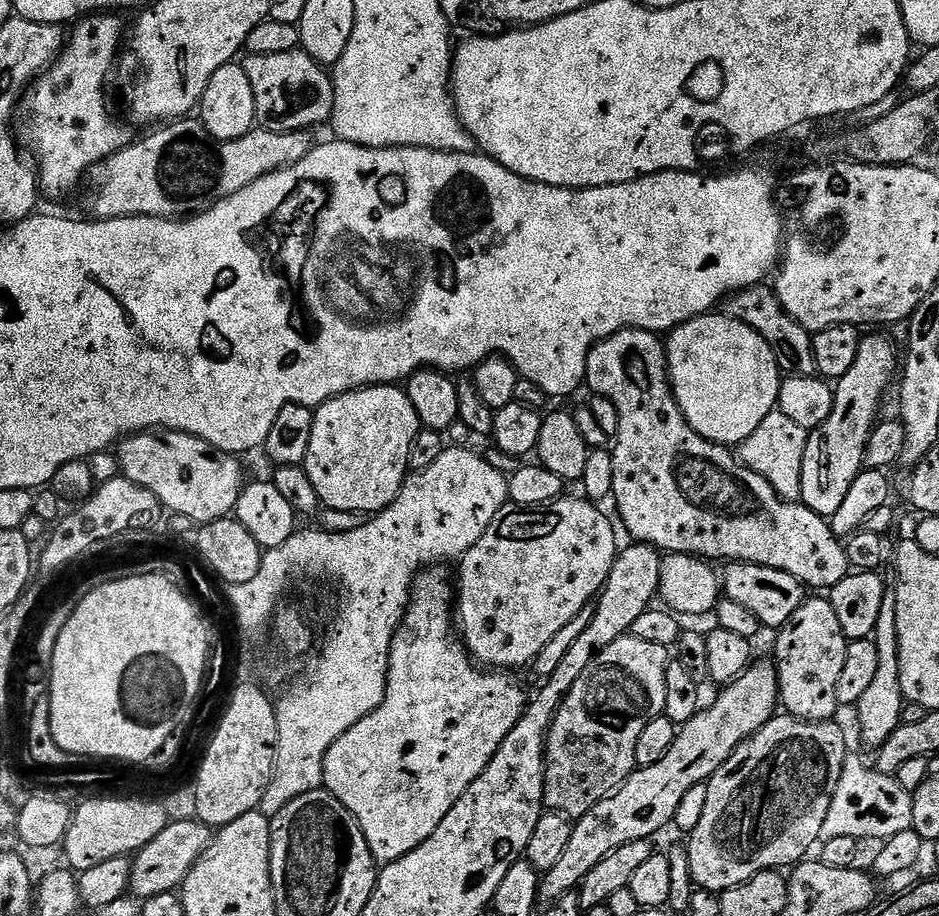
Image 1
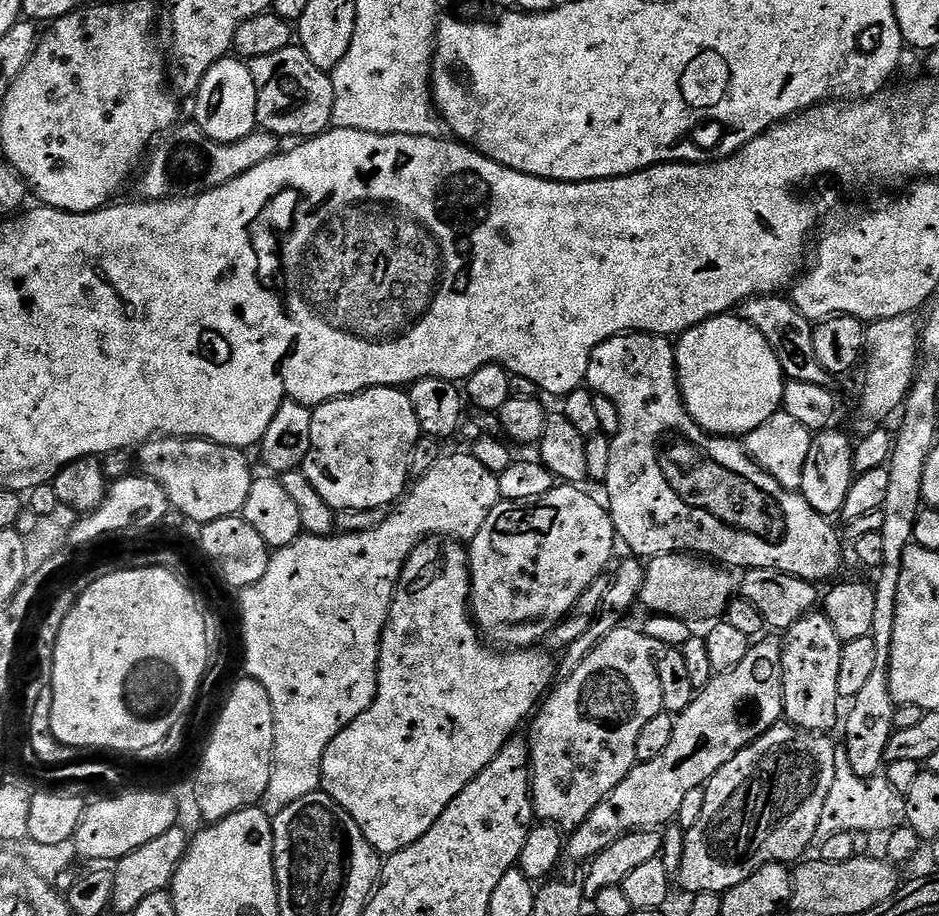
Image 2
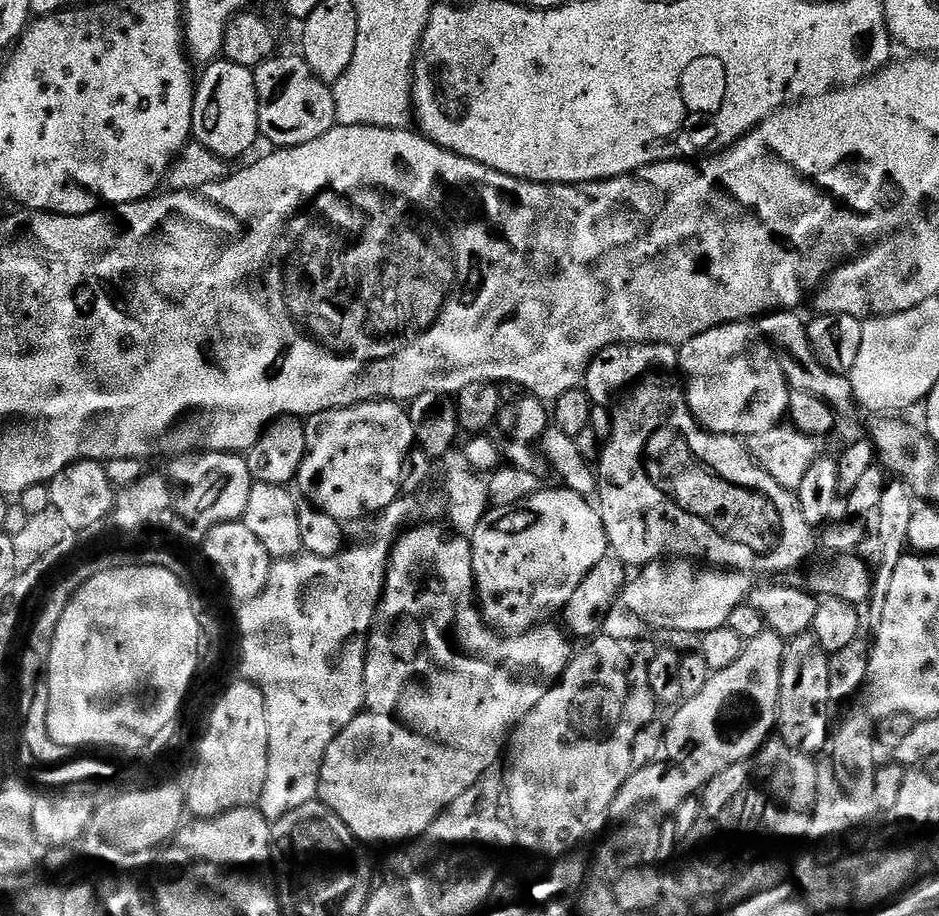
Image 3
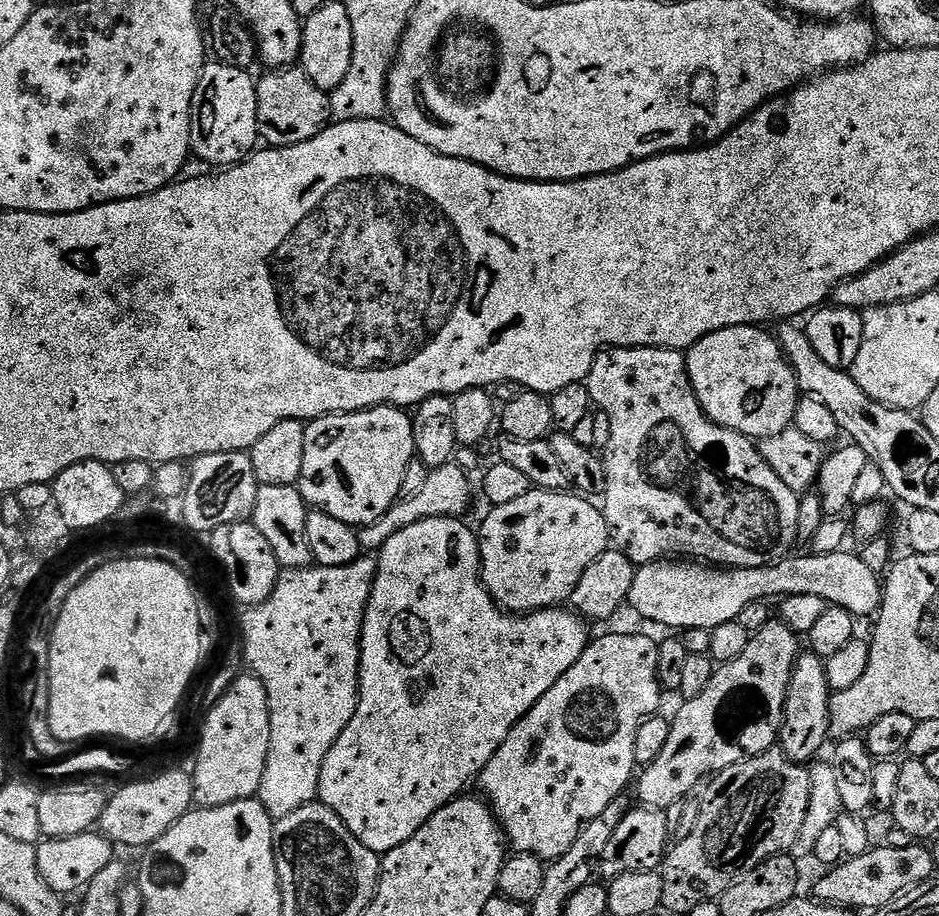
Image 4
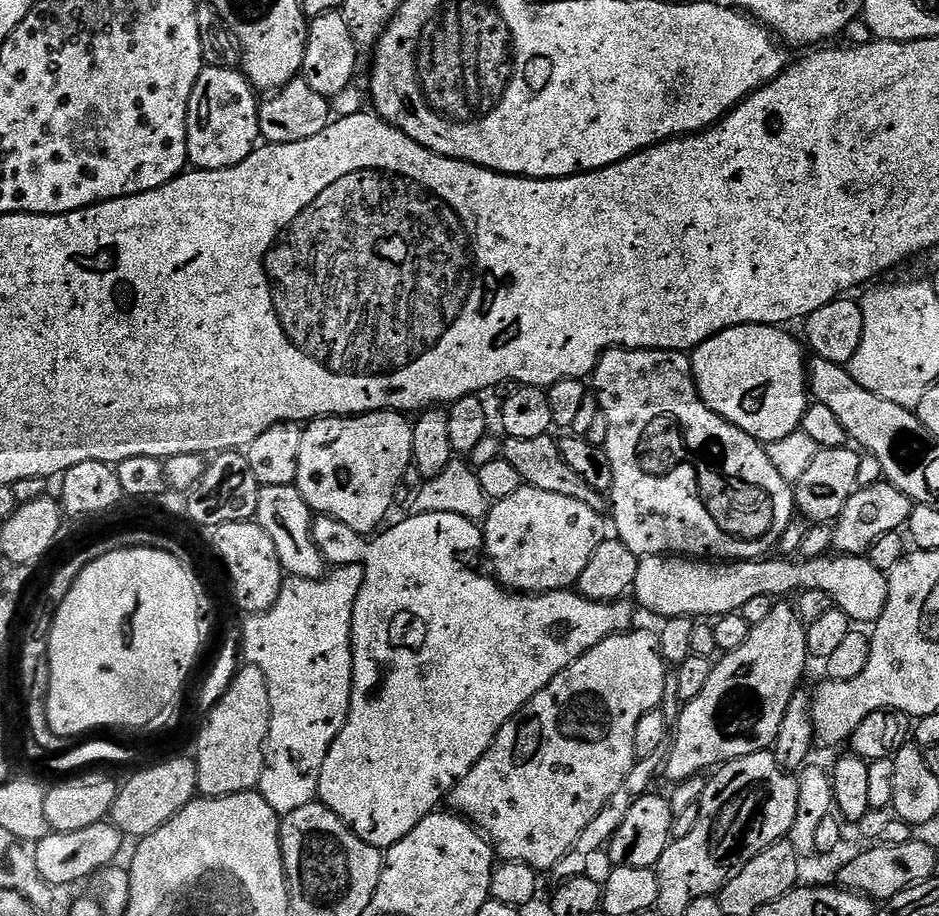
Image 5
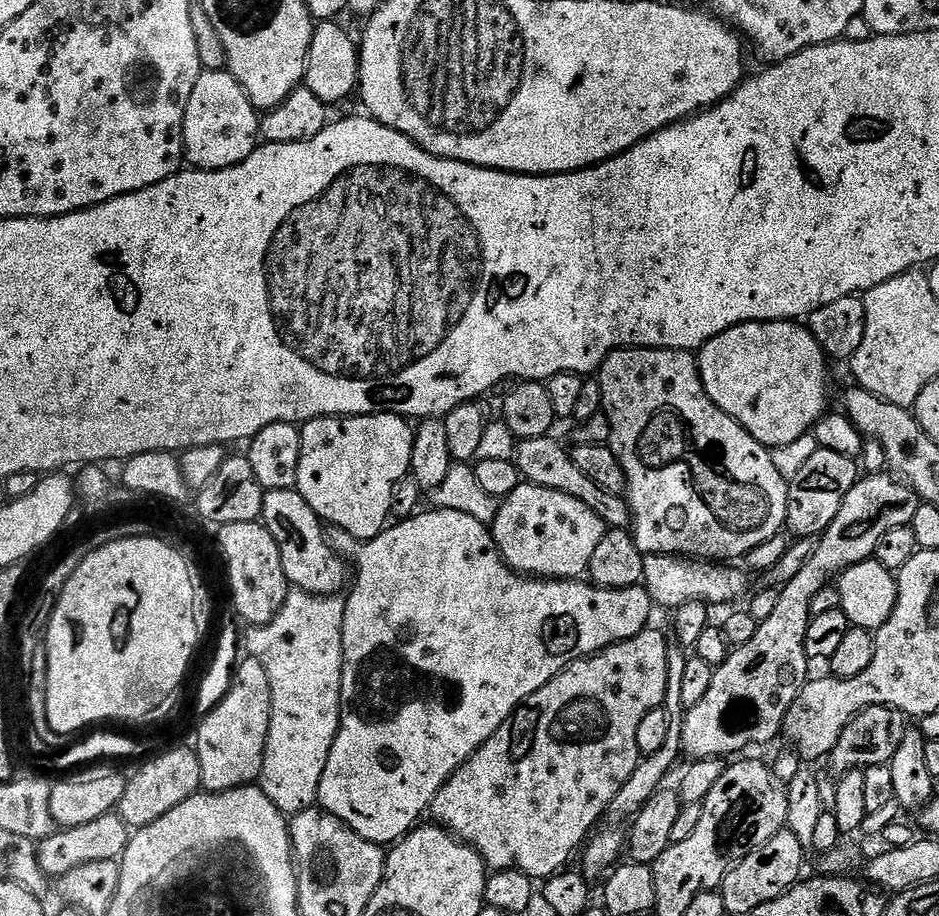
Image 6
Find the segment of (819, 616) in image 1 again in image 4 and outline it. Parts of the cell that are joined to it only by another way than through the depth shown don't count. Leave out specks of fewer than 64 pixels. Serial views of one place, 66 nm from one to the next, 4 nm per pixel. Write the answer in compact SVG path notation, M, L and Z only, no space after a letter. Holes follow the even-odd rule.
M805 651L796 659L790 686L784 703L784 720L780 723L779 751L785 752L796 764L807 765L821 754L820 747L830 740L829 706L830 689L825 661L815 652Z

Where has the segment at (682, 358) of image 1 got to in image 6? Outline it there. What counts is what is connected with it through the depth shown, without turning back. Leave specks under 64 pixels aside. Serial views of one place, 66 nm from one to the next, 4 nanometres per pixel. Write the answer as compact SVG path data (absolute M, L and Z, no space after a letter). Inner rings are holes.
M755 320L734 326L710 338L710 342L699 349L698 363L708 397L769 450L790 446L790 442L798 442L798 438L809 435L829 411L829 357L824 355L808 327L795 320Z

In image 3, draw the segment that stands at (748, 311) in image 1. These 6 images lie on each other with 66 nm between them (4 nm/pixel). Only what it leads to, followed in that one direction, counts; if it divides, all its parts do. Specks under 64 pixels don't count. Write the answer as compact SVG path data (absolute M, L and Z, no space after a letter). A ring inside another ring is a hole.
M796 310L765 312L758 320L759 335L771 343L776 355L780 357L782 374L788 379L788 386L791 391L805 391L806 394L816 395L824 400L829 407L835 409L837 413L851 413L854 408L854 399L849 377L838 372L831 372L816 357L810 346L805 317L800 317L800 314Z

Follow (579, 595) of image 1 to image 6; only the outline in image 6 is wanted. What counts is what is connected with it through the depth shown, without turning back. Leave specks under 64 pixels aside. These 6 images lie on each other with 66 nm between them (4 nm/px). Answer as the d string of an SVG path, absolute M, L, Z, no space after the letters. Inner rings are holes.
M521 482L510 495L503 497L490 531L501 560L511 571L546 580L574 580L587 573L590 558L594 558L594 550L598 542L602 542L606 526L586 502L578 502L578 498L570 498L570 494L561 494L558 490L546 490L546 486Z

